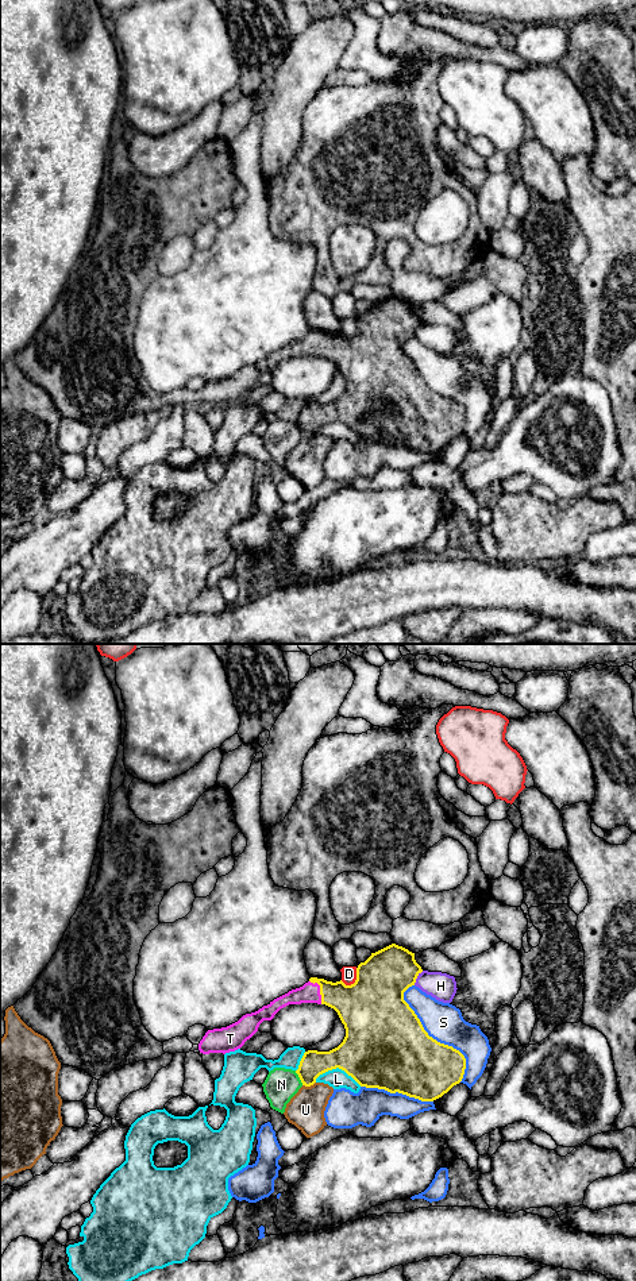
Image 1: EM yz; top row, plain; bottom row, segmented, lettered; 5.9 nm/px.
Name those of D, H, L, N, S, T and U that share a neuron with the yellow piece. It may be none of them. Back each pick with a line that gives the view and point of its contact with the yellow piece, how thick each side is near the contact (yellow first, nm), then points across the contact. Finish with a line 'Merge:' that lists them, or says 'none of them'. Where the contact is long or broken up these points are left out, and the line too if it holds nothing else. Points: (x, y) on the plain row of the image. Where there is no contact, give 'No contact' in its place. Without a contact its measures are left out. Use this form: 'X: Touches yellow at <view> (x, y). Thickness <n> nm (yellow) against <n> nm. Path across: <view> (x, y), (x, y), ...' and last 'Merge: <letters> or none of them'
T: Touches yellow at yz (320, 342). Thickness 260 nm (yellow) against 120 nm. Path across: yz (359, 357), (320, 342), (309, 344)
Merge: T

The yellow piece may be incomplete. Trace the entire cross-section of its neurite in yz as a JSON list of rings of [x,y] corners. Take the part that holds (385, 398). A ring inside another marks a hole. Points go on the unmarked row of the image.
[[[392,296],[371,305],[365,315],[358,317],[354,336],[346,337],[342,332],[332,335],[311,329],[302,339],[289,343],[255,364],[243,367],[238,374],[208,382],[198,396],[198,402],[203,406],[235,404],[258,383],[263,373],[271,373],[281,360],[301,355],[325,356],[338,364],[344,377],[346,389],[338,400],[329,404],[308,402],[304,405],[296,423],[302,437],[311,439],[320,427],[339,420],[361,439],[433,454],[462,433],[466,410],[452,398],[429,389],[415,363],[404,352],[404,344],[415,337],[421,324],[415,305]]]

